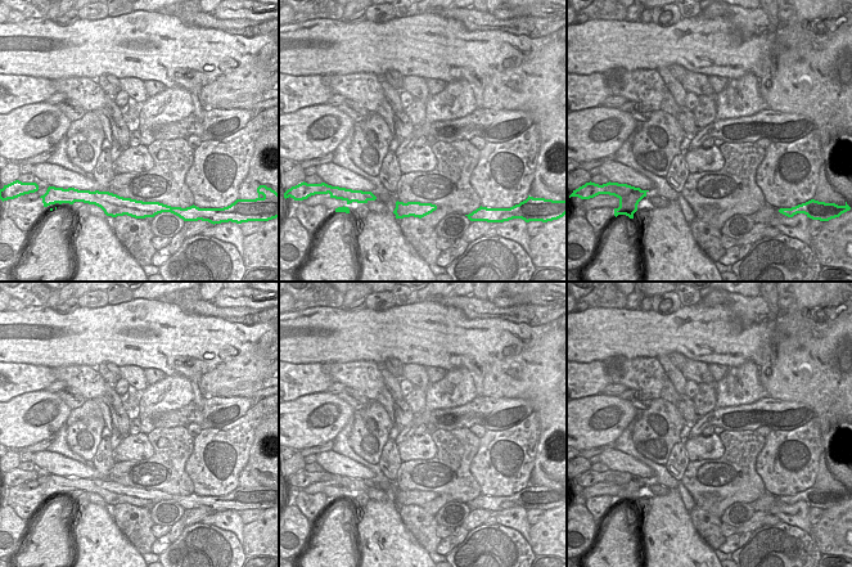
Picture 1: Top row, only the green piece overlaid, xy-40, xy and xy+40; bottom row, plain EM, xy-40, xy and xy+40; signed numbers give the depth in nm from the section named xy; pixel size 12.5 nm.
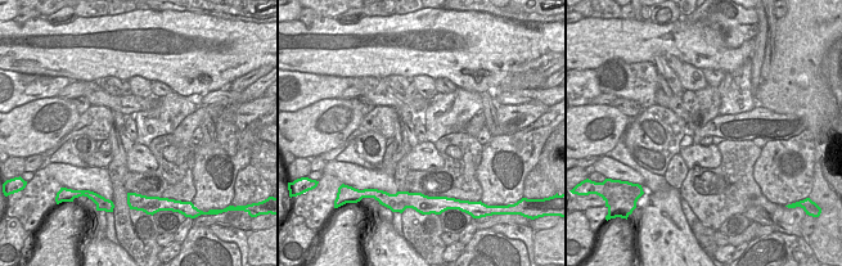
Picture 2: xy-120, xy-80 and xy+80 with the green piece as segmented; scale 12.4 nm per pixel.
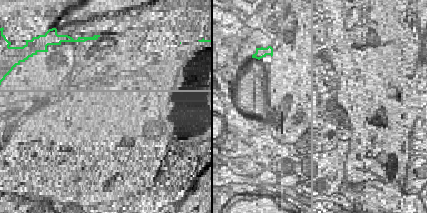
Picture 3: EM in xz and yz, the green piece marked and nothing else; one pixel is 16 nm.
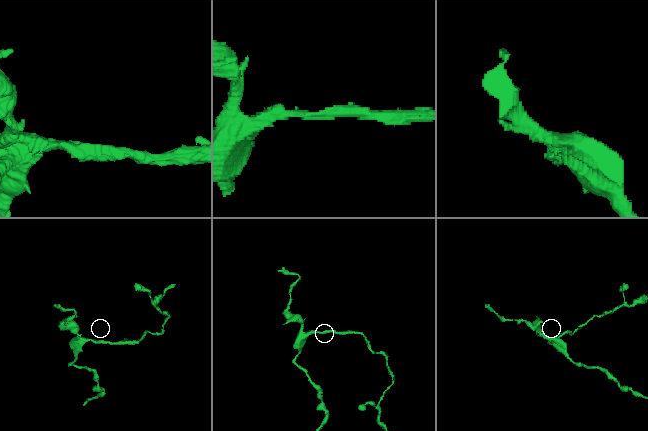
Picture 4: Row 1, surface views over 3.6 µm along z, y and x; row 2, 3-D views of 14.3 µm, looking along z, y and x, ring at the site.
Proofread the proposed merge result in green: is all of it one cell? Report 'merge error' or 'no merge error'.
merge error

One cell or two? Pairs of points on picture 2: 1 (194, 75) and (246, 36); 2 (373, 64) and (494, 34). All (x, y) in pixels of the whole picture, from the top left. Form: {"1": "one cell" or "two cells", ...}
{"1": "one cell", "2": "one cell"}

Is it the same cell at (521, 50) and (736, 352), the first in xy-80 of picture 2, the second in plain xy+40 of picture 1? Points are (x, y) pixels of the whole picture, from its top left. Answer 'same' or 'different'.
same

